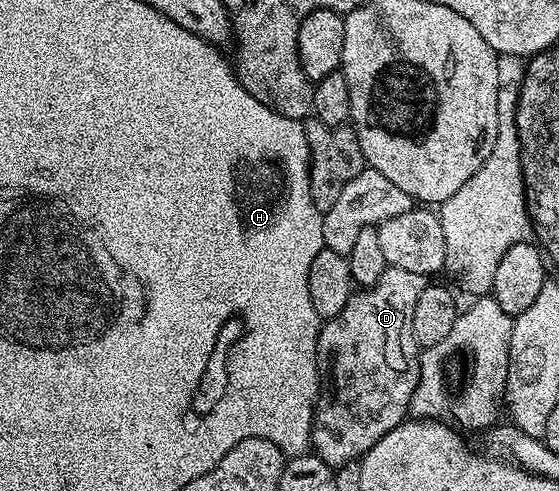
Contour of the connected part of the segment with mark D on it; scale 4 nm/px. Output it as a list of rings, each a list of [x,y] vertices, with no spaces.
[[[388,266],[385,272],[377,278],[377,282],[372,288],[360,287],[358,290],[352,291],[349,302],[345,302],[345,310],[341,310],[341,314],[337,314],[332,320],[322,321],[319,337],[317,338],[317,358],[319,359],[321,391],[315,405],[315,419],[311,426],[311,448],[314,455],[321,457],[331,468],[339,470],[342,469],[342,464],[352,463],[351,465],[354,465],[356,462],[362,460],[363,455],[382,436],[389,434],[389,430],[393,430],[398,424],[402,424],[404,420],[408,419],[411,399],[419,385],[419,357],[421,355],[421,349],[413,338],[413,310],[417,306],[417,298],[421,294],[421,290],[425,290],[428,283],[429,280],[426,276],[413,274],[409,270],[401,270],[400,268]]]

